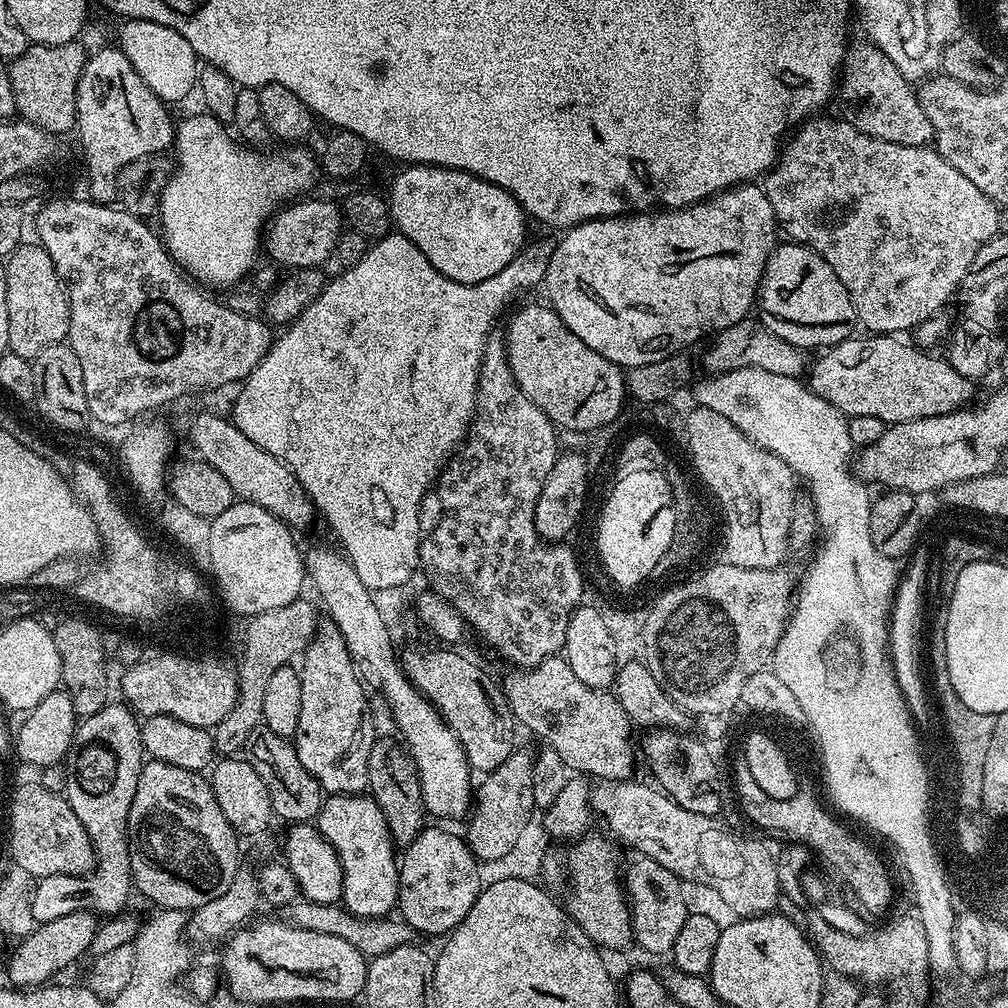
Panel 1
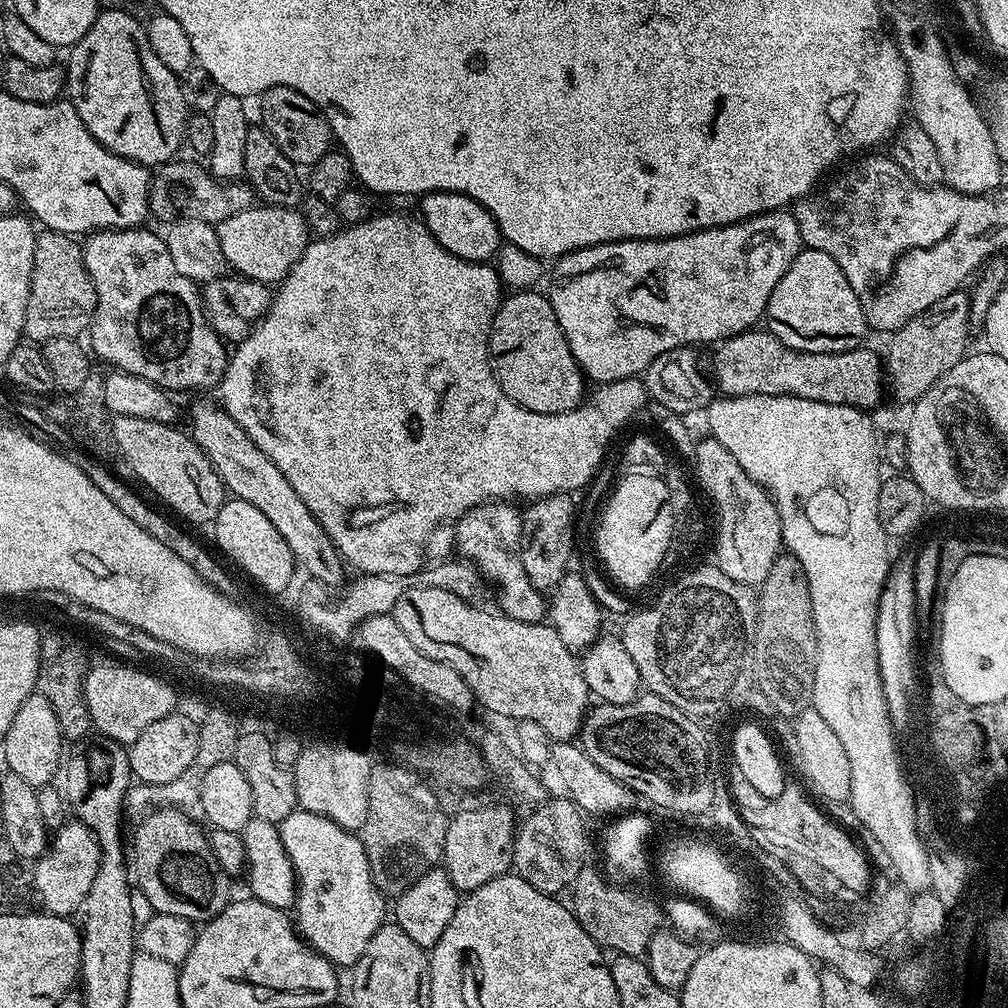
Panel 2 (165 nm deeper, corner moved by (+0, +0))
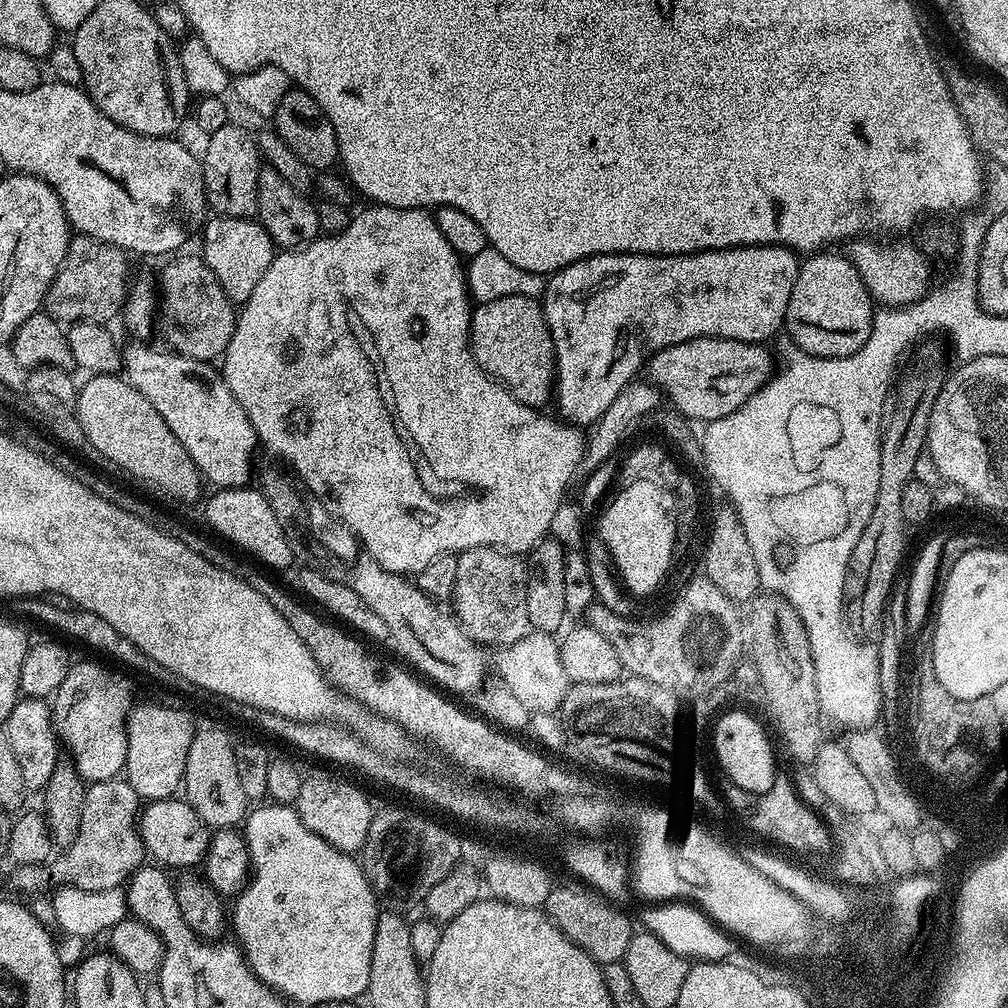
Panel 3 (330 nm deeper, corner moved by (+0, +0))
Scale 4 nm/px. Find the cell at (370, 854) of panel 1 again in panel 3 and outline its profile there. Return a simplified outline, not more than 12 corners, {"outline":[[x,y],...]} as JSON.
{"outline":[[295,807],[243,821],[231,905],[253,974],[332,1004],[370,982],[361,861]]}

